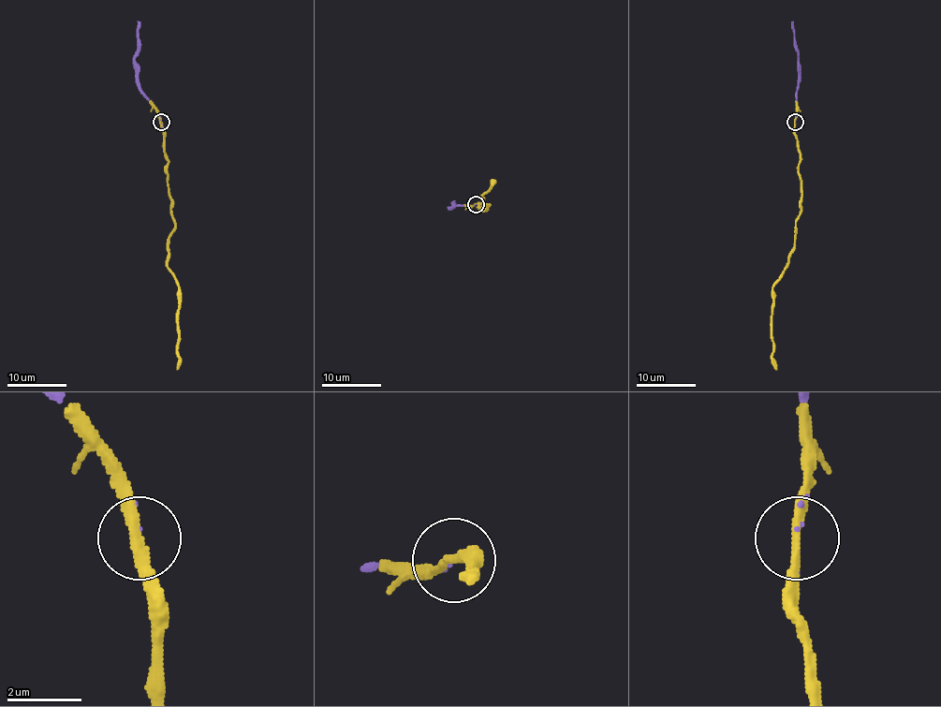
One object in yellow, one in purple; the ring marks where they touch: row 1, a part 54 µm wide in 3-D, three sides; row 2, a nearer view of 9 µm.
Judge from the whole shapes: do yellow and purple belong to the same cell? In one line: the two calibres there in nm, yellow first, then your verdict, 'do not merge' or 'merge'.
calibres 260 and 40 nm; merge

